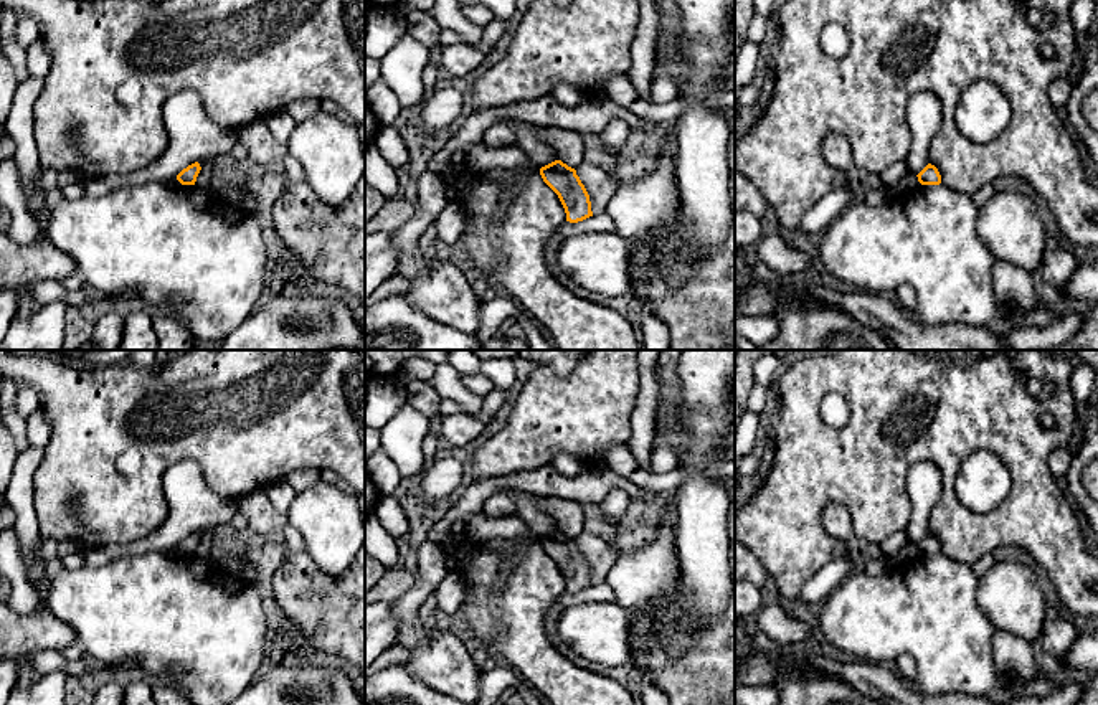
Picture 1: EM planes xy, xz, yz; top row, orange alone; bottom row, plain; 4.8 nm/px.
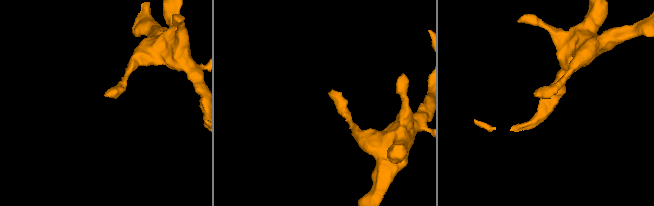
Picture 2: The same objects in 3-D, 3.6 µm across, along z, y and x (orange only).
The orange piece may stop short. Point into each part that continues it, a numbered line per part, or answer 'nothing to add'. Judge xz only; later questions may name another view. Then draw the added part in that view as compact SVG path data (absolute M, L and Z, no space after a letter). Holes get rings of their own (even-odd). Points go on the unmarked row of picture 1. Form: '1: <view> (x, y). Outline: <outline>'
nothing to add

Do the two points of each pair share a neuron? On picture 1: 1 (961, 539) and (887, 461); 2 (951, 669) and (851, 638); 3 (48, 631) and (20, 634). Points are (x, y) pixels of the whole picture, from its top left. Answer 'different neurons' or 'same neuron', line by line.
1: same neuron
2: same neuron
3: same neuron

